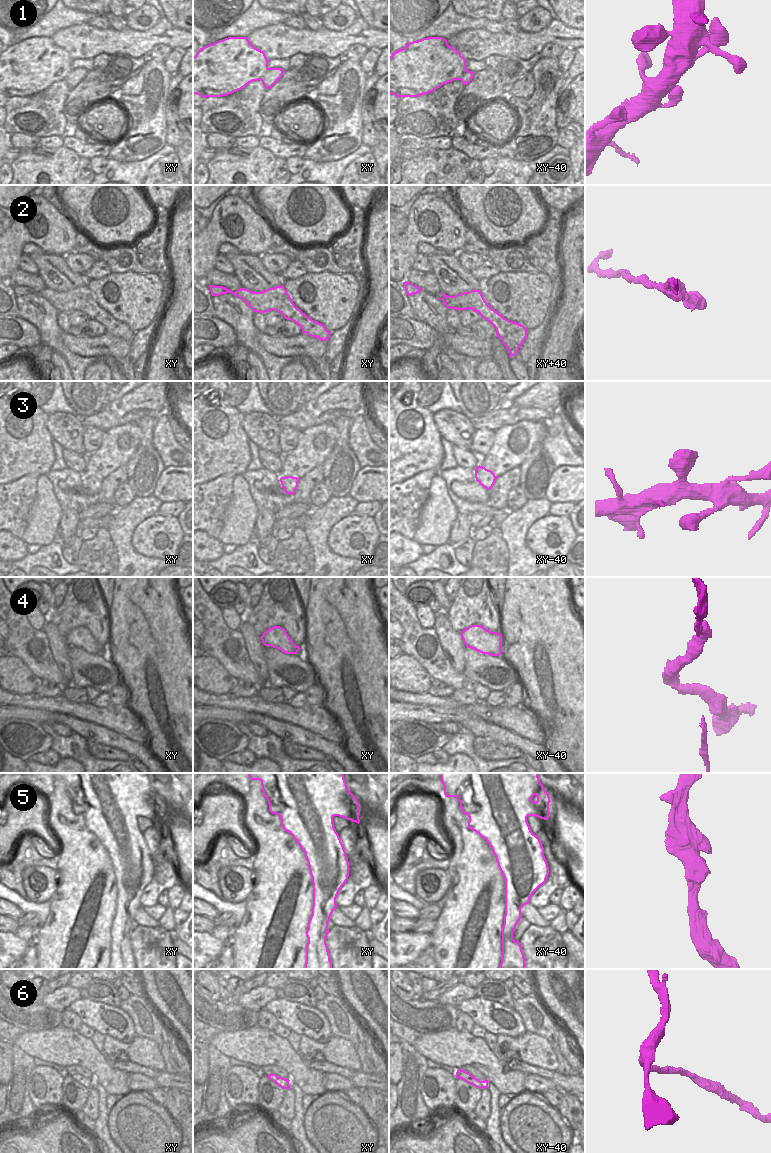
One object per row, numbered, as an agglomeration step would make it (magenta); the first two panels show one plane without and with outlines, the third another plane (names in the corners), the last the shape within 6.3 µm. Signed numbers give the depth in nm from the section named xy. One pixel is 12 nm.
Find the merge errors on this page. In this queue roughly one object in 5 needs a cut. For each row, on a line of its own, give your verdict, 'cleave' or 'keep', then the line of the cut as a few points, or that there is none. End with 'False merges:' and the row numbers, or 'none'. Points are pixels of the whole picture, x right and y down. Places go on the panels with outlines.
1: keep | no cut
2: keep | no cut
3: keep | no cut
4: cleave | xy (261, 636), (262, 639)
5: keep | no cut
6: keep | no cut
False merges: 4

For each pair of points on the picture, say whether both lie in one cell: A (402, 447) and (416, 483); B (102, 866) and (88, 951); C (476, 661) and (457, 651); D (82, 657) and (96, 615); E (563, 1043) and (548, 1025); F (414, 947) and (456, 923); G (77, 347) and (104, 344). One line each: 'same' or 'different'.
A: different
B: same
C: different
D: different
E: different
F: different
G: same

